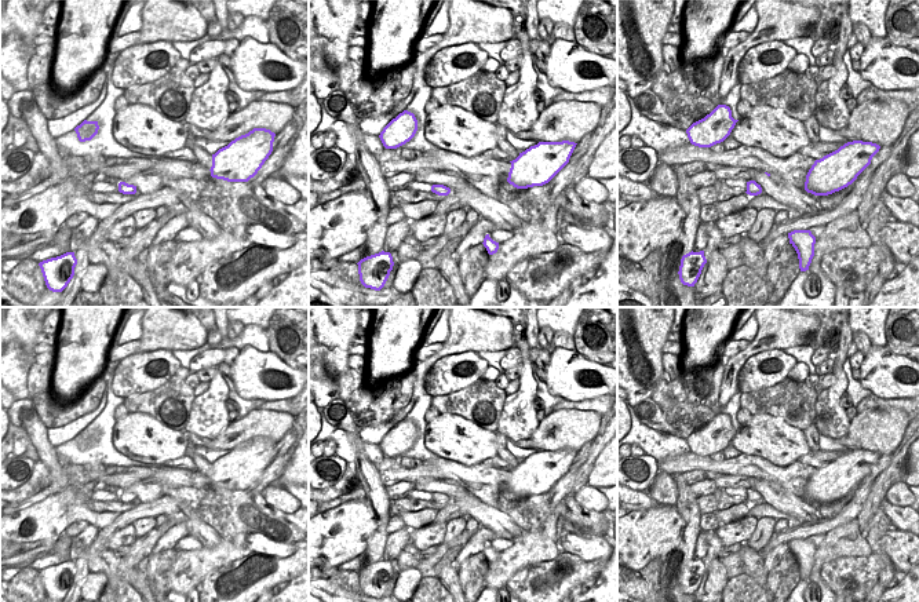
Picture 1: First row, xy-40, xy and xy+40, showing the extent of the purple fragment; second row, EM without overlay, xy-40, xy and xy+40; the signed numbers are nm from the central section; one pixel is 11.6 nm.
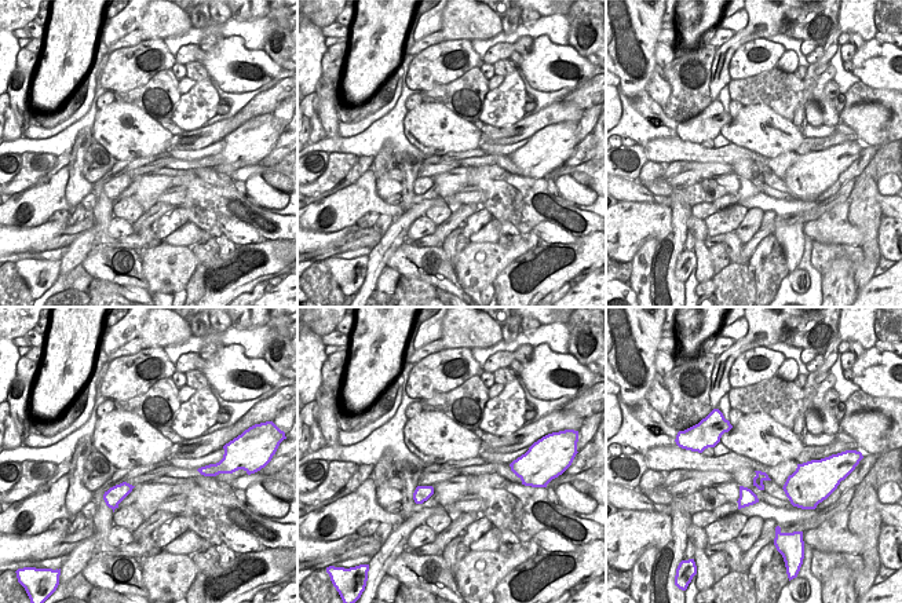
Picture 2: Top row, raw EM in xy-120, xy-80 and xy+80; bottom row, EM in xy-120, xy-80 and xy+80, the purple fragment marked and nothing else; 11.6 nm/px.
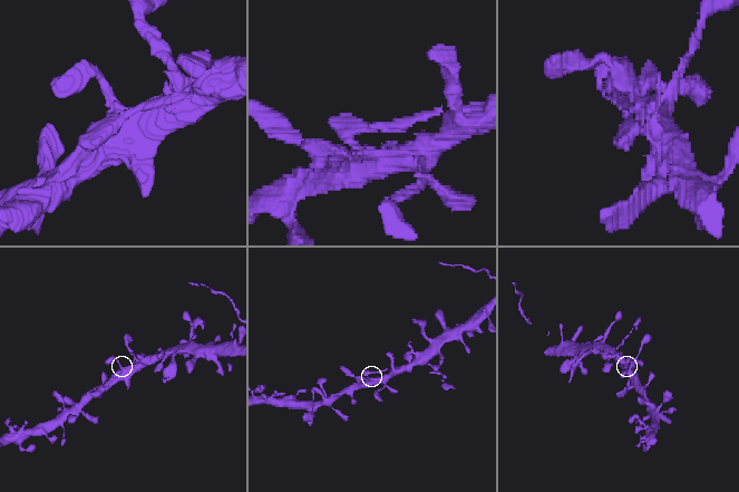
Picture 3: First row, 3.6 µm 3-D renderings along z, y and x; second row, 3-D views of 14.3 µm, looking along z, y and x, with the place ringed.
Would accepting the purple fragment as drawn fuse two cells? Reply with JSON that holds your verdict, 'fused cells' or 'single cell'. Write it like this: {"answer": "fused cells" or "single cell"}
{"answer": "single cell"}

